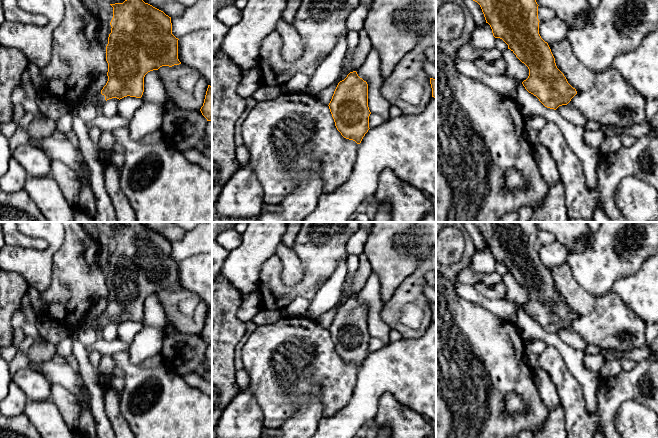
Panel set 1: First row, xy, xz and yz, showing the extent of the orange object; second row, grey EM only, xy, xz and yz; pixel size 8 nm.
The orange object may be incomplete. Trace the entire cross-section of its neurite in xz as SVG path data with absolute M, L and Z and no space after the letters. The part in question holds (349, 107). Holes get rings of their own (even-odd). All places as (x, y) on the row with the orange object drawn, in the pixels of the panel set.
M356 71L350 72L344 80L338 83L328 106L335 126L341 135L346 139L353 140L357 144L360 144L370 129L369 116L371 112L368 107L367 82L360 78Z

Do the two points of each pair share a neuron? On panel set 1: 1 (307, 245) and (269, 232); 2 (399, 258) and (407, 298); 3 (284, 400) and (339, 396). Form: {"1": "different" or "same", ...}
{"1": "different", "2": "different", "3": "same"}

